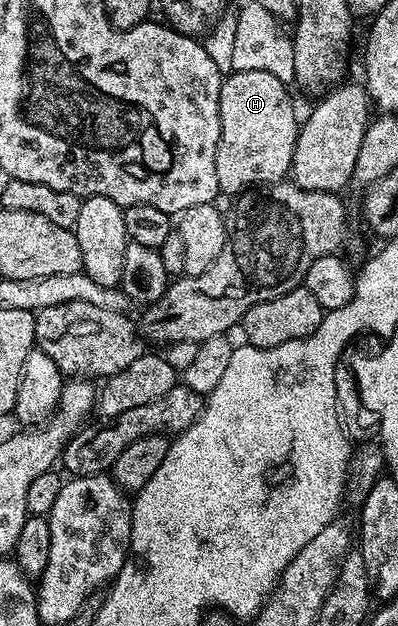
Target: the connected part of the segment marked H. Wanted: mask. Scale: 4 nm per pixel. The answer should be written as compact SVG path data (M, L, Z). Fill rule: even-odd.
M266 71L231 72L220 87L220 143L216 151L216 179L223 194L237 195L247 187L265 187L283 180L290 172L300 117L294 114L294 101L288 85Z

